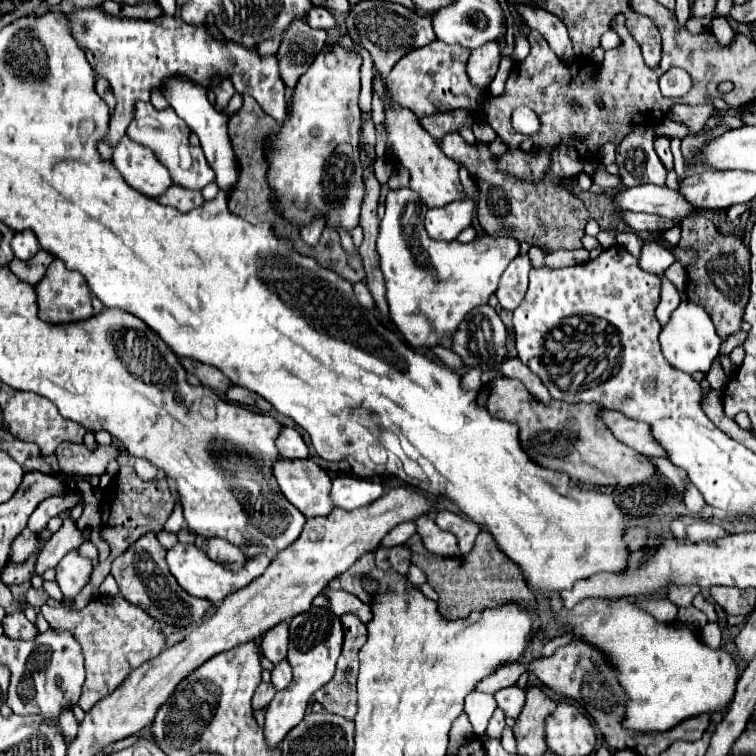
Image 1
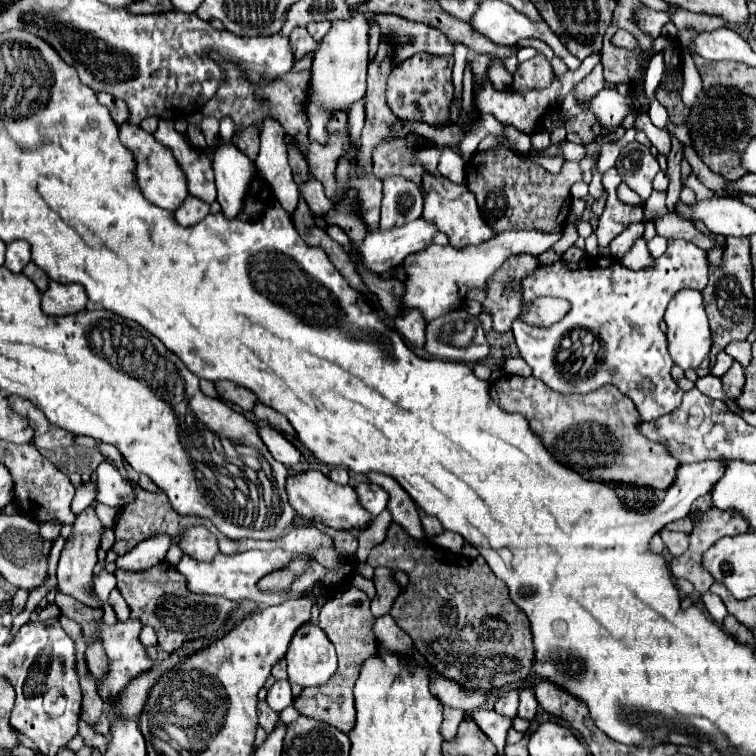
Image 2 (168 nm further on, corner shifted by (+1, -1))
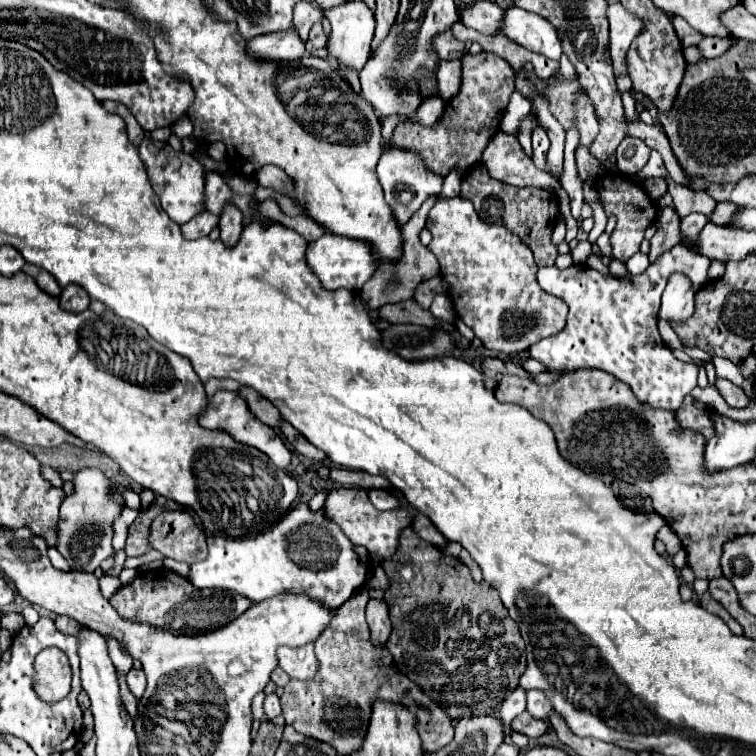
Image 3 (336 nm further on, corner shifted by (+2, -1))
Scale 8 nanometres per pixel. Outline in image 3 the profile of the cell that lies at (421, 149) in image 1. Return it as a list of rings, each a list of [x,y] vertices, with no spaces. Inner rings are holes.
[[[448,198],[438,200],[434,208],[428,214],[426,228],[432,232],[432,242],[428,244],[428,250],[438,258],[440,264],[440,276],[450,284],[450,298],[454,304],[454,310],[462,322],[474,330],[476,338],[482,340],[484,348],[504,352],[508,356],[514,356],[518,352],[528,350],[532,344],[540,342],[542,338],[550,338],[558,334],[566,324],[566,302],[550,296],[544,292],[536,282],[536,262],[532,258],[532,250],[518,240],[518,236],[510,234],[508,228],[494,226],[482,222],[474,206],[468,200],[462,198]]]

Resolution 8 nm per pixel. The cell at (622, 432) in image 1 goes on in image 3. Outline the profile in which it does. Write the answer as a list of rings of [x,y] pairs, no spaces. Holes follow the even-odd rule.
[[[686,396],[682,406],[678,408],[678,424],[682,428],[690,428],[694,432],[700,432],[706,440],[710,438],[710,414],[712,410],[700,402],[696,402],[692,396]]]

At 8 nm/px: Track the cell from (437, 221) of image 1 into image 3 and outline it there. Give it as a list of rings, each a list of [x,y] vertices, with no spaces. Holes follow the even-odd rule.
[[[324,234],[316,242],[308,244],[306,264],[310,266],[314,276],[318,276],[322,288],[326,288],[326,290],[346,288],[346,290],[358,292],[364,286],[364,282],[368,282],[372,278],[372,274],[376,272],[376,264],[374,264],[374,258],[372,258],[372,252],[368,246],[370,244],[362,244],[358,240]]]

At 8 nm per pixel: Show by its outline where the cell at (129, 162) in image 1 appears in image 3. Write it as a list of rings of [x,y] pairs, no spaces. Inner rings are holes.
[[[144,140],[140,144],[138,152],[140,152],[140,158],[146,166],[150,180],[152,180],[152,188],[160,198],[164,212],[174,222],[186,224],[188,220],[192,220],[194,216],[198,216],[206,210],[206,198],[204,198],[204,176],[206,176],[206,172],[196,158],[192,158],[190,154],[172,150],[170,144],[162,144],[162,150],[160,150],[160,148],[156,148],[154,140]]]

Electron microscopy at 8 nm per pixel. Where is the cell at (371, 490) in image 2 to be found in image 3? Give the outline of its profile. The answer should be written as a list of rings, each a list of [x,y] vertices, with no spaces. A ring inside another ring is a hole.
[[[370,490],[370,500],[378,510],[394,510],[400,506],[400,498],[390,490]]]

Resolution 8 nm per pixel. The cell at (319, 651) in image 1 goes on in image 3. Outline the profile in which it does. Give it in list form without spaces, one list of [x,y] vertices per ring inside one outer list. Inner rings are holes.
[[[314,644],[300,648],[278,648],[278,666],[296,680],[310,680],[318,670],[318,660],[314,656]]]

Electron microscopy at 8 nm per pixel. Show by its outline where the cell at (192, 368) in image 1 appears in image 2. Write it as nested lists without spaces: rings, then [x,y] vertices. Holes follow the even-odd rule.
[[[219,380],[219,382],[215,382],[215,390],[217,390],[217,394],[219,394],[223,400],[233,402],[235,406],[239,406],[239,408],[243,408],[243,410],[247,410],[247,412],[249,412],[249,410],[253,408],[253,404],[257,402],[257,396],[255,396],[251,390],[239,386],[239,384],[231,382],[231,380]]]

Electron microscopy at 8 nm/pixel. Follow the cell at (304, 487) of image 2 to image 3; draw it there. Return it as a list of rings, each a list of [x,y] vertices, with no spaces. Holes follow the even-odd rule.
[[[334,488],[330,490],[328,498],[326,498],[326,514],[340,524],[340,528],[344,528],[344,534],[358,546],[366,546],[366,550],[370,554],[374,554],[378,558],[378,562],[382,564],[384,560],[392,558],[396,548],[398,548],[398,538],[400,532],[412,524],[416,510],[414,508],[396,508],[390,512],[378,512],[370,500],[368,500],[368,492],[362,488]]]

